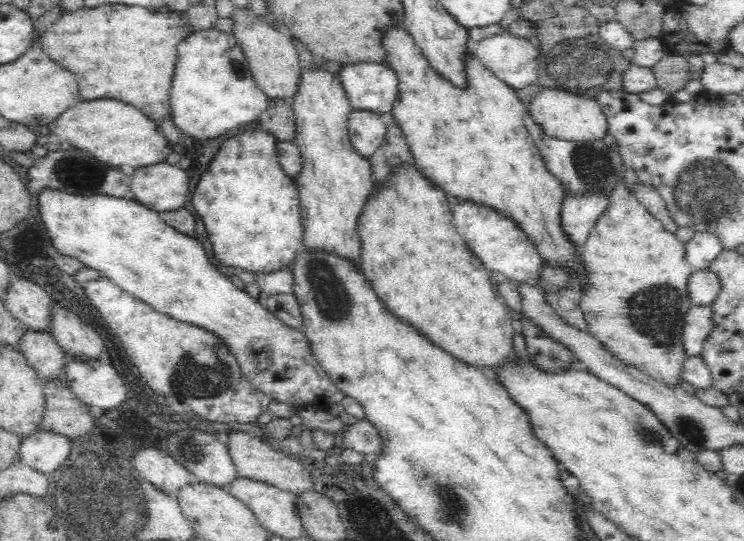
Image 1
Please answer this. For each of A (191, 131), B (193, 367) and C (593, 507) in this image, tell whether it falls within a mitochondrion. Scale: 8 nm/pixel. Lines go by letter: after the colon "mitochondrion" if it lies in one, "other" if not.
A: other
B: mitochondrion
C: other

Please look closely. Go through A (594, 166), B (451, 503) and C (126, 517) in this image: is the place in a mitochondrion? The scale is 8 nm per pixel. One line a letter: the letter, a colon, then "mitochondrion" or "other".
A: mitochondrion
B: mitochondrion
C: mitochondrion

